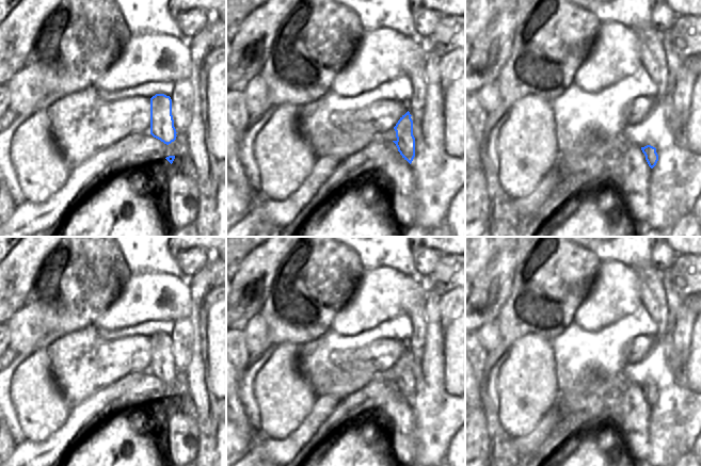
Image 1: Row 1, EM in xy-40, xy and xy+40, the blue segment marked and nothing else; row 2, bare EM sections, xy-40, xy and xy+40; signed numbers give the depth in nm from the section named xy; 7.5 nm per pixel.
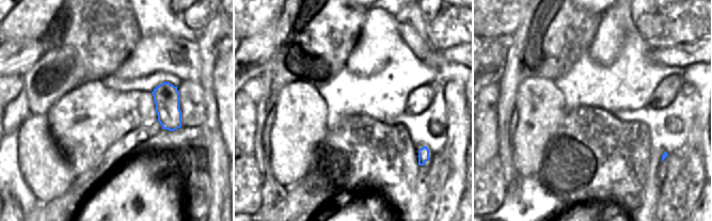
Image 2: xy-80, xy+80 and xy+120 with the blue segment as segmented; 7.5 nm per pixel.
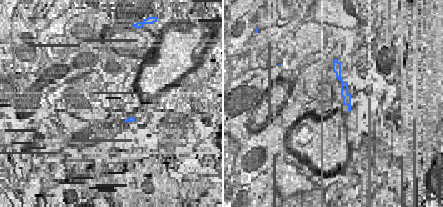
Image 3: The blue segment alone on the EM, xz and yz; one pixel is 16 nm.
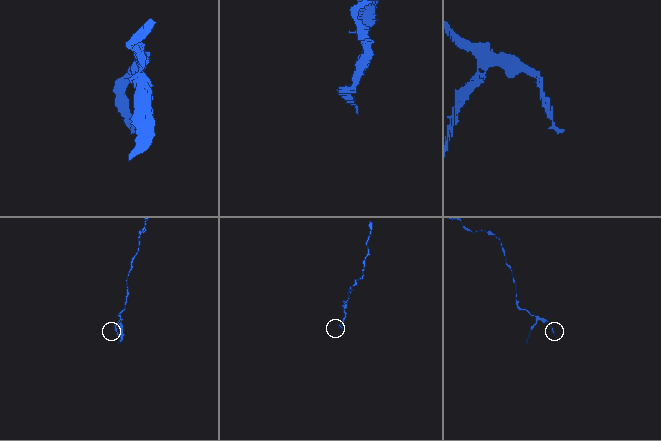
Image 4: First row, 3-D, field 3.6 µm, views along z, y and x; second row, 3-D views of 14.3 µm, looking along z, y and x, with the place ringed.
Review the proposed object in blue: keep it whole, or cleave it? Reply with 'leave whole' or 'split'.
split

